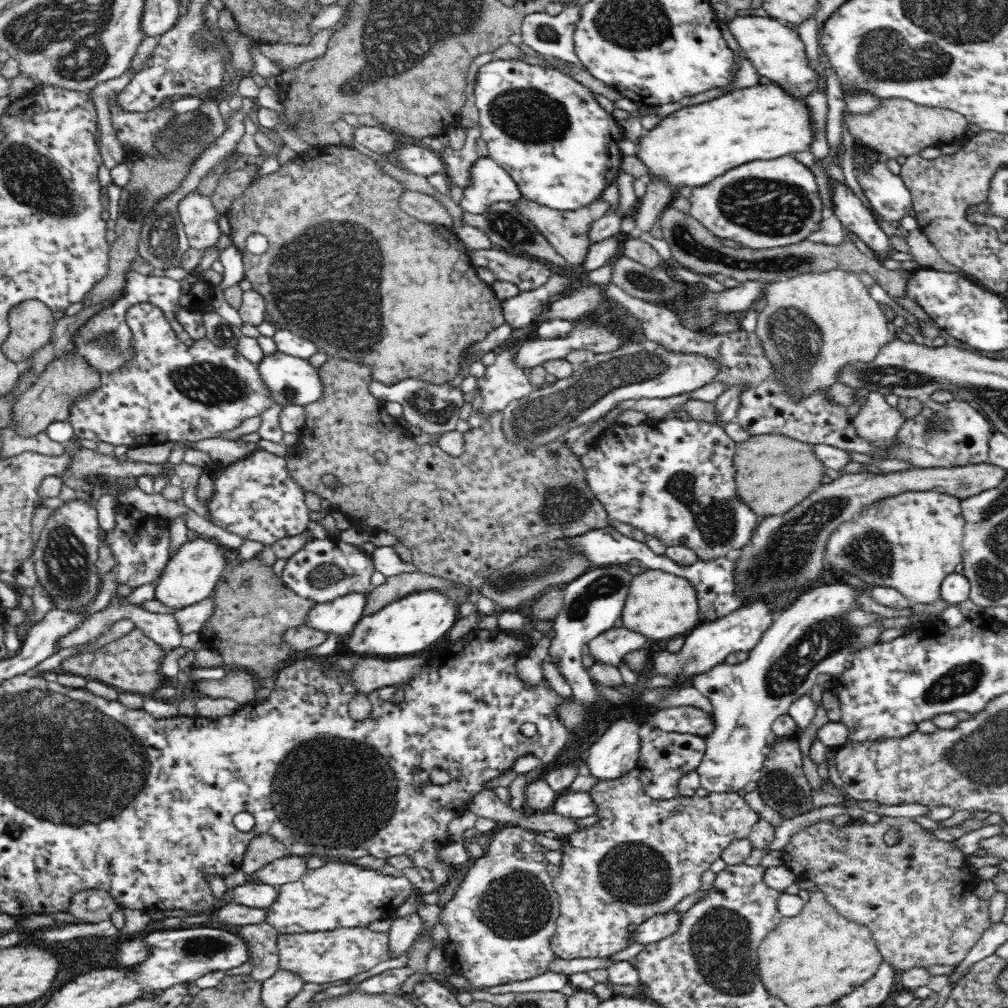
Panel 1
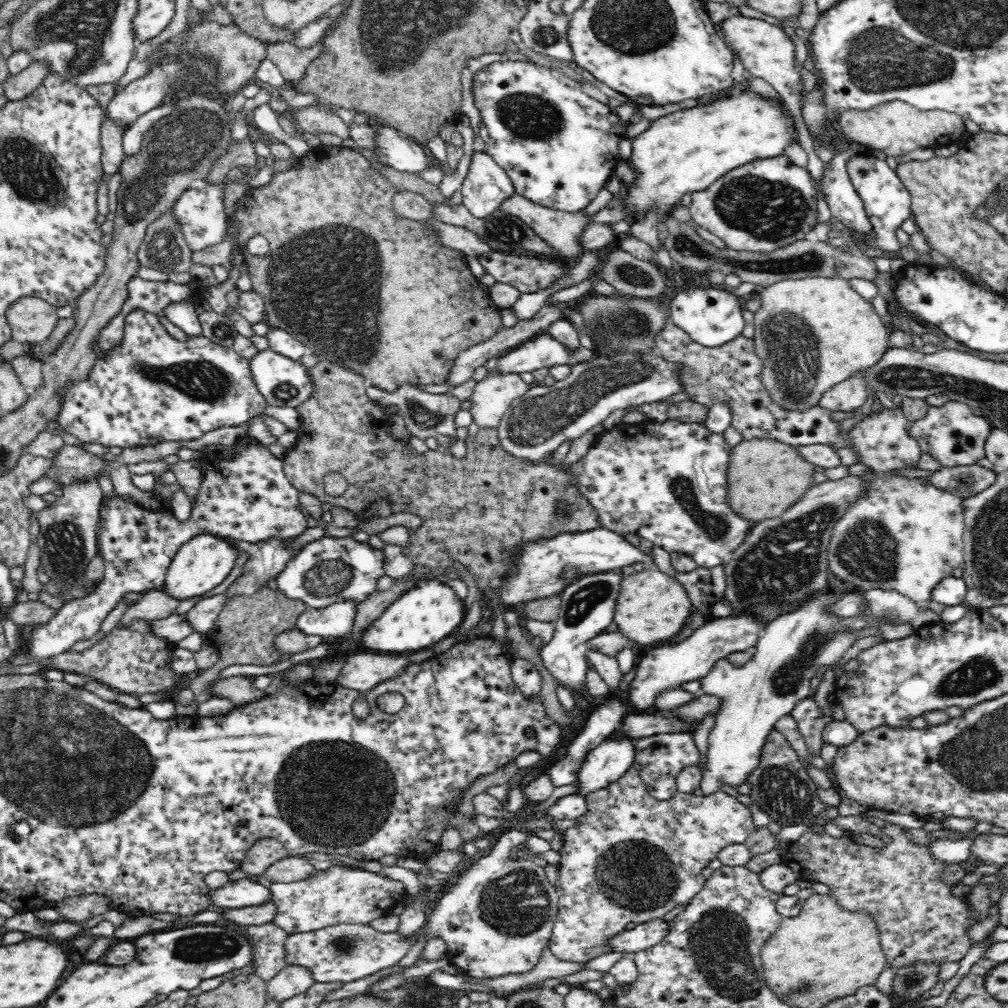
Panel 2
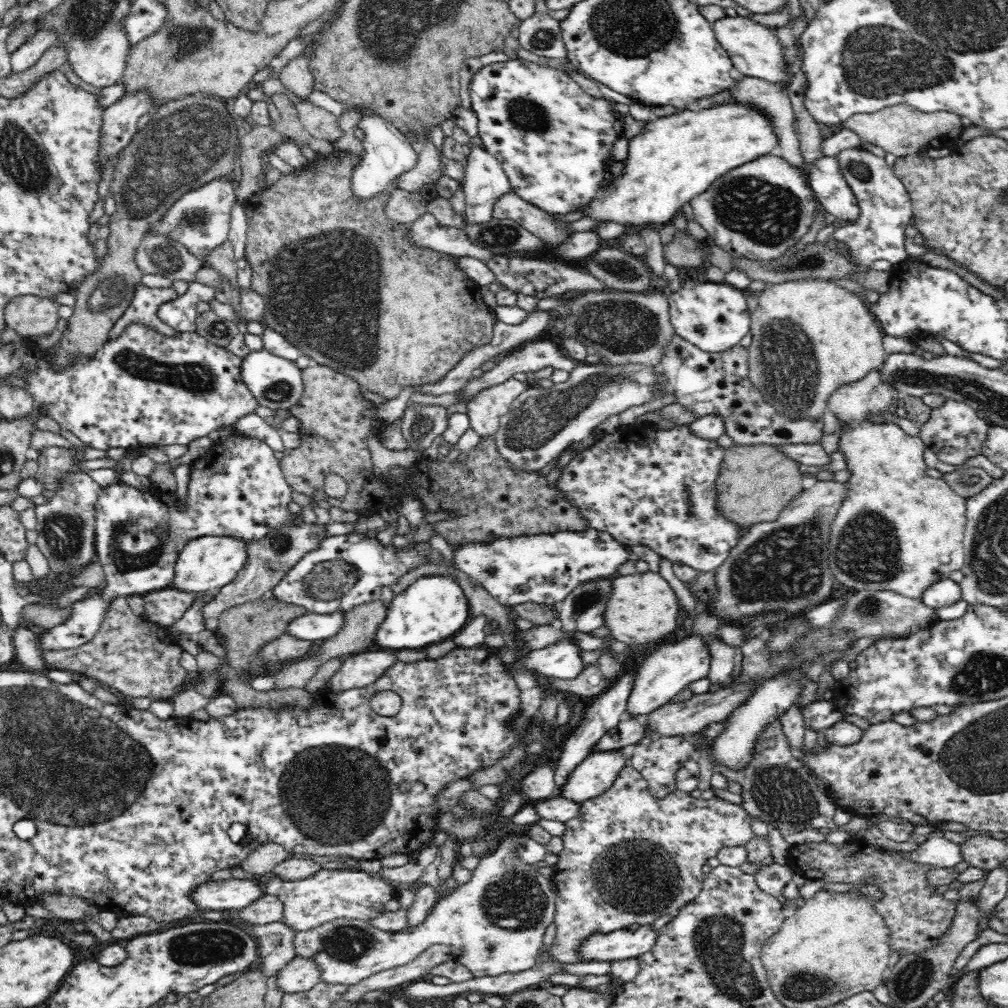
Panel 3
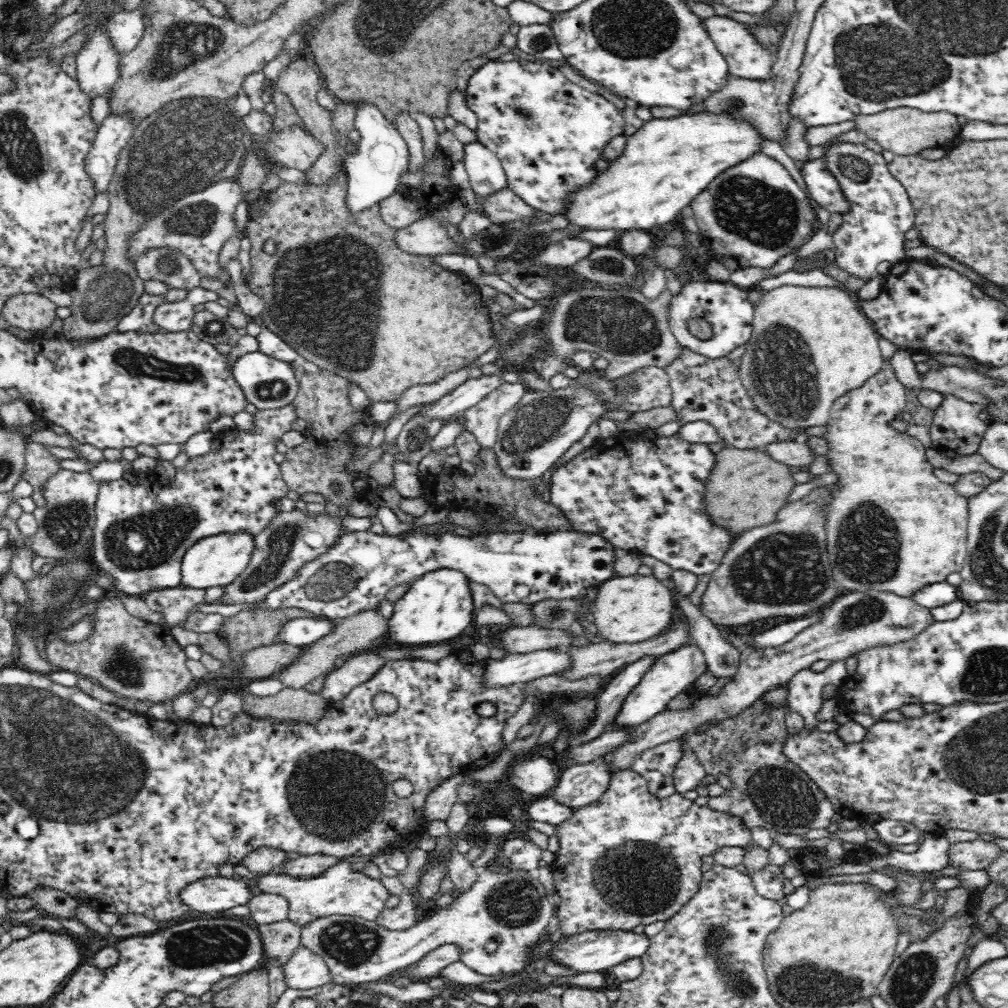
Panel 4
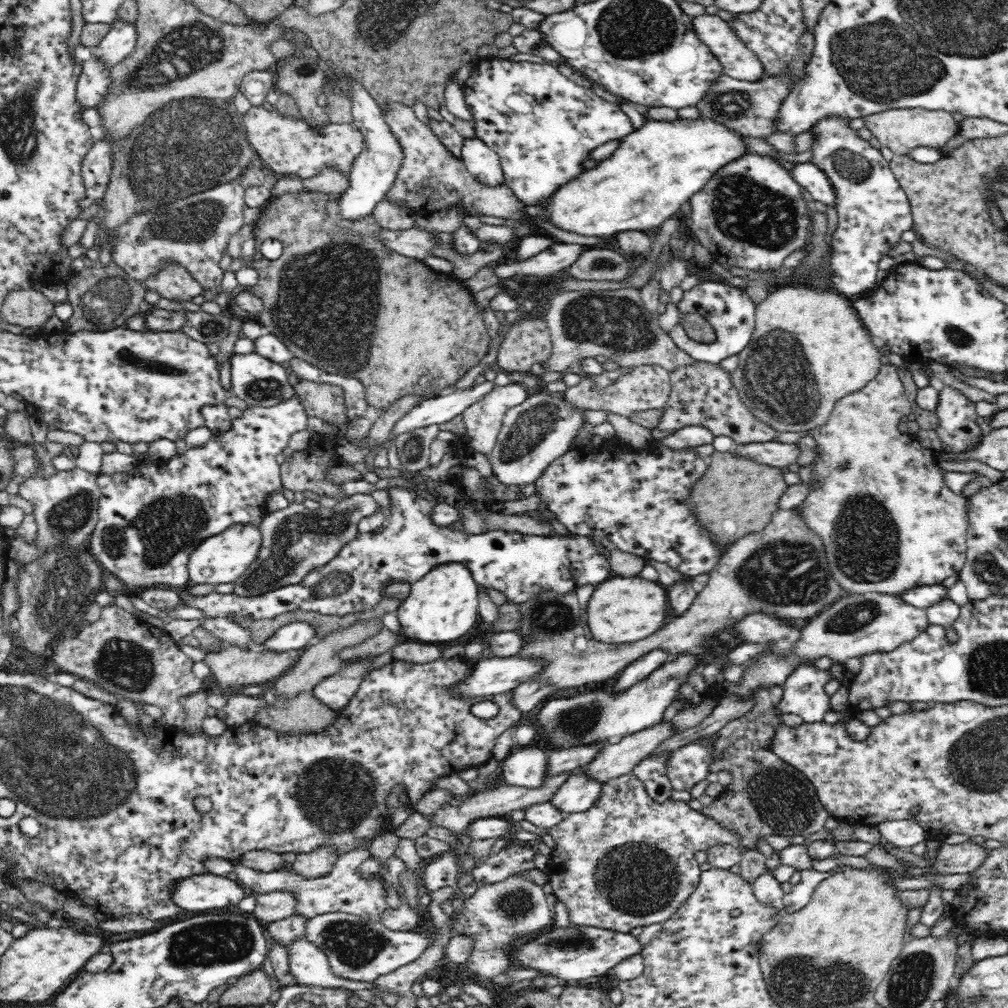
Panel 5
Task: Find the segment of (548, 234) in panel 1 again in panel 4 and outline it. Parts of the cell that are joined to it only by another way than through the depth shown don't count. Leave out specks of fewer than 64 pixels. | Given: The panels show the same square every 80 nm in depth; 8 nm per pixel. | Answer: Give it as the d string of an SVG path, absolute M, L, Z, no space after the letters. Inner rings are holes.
M507 186L491 194L477 196L478 202L484 206L492 223L512 222L515 220L528 221L535 212L518 195L514 194ZM484 197L484 200L479 200Z

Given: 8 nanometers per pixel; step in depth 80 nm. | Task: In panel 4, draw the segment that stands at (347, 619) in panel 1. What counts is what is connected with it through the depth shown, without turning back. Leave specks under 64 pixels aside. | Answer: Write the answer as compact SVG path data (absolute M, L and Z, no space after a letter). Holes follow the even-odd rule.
M312 614L304 618L295 618L280 628L275 643L294 646L302 650L328 635L332 628L330 621L312 617Z

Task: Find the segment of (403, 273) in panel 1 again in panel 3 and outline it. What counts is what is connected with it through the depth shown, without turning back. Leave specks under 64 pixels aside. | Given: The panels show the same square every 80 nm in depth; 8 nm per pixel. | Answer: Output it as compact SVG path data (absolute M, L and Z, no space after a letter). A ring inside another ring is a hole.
M334 150L333 153L329 155L321 155L317 154L318 156L326 156L324 159L320 160L320 163L324 166L320 166L318 170L312 168L310 164L308 168L304 170L298 170L296 176L282 176L278 182L276 182L271 187L267 189L260 190L260 192L252 195L245 201L246 205L246 212L247 212L247 239L245 241L245 258L250 263L252 269L252 277L251 277L251 289L256 291L258 294L262 295L265 300L265 312L261 316L262 323L268 329L272 329L280 334L285 339L288 339L292 343L292 345L298 347L302 355L309 356L309 358L313 358L317 364L326 365L336 372L345 374L350 378L354 379L356 383L358 383L363 390L370 391L372 393L376 393L380 395L384 400L390 400L392 398L396 398L400 391L403 388L408 386L417 386L418 384L428 384L428 382L438 382L441 378L444 378L444 375L450 370L453 369L462 359L463 356L474 350L476 347L483 347L487 345L493 339L493 326L495 324L496 315L488 306L485 305L482 295L480 294L480 286L474 282L473 279L470 279L464 271L460 270L452 261L452 255L446 253L436 252L430 249L422 249L420 247L416 247L416 245L412 245L408 239L406 239L406 228L407 225L405 224L398 224L390 221L388 217L386 217L386 213L384 213L384 206L386 206L386 202L388 202L389 193L380 193L371 199L366 201L360 201L360 199L356 199L354 197L354 193L352 193L352 176L355 170L355 167L359 164L359 157L355 156L354 153L347 153L344 151L336 151ZM314 272L332 272L334 276L320 276L320 274L314 274Z

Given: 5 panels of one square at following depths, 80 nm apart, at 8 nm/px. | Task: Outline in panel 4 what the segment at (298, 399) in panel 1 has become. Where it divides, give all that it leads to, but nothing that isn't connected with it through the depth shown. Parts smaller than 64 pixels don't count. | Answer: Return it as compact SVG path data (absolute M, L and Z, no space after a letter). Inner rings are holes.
M260 351L238 357L231 370L238 387L242 389L242 393L246 397L246 401L254 404L259 410L282 408L282 406L292 403L298 394L298 381L290 363L266 356Z

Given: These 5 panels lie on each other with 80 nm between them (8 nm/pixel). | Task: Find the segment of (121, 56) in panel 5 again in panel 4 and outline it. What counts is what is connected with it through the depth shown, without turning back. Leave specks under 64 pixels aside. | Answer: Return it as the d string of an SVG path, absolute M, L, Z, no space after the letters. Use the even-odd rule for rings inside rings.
M142 7L128 12L121 10L107 22L107 38L119 56L132 52L140 43L145 32L145 18Z

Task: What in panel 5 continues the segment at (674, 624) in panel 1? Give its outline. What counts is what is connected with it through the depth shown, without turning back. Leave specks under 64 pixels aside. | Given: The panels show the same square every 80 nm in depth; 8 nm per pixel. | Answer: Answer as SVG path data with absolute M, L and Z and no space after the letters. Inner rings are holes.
M613 575L611 579L600 583L591 594L585 608L585 622L593 640L604 644L634 643L654 634L664 626L666 620L667 589L661 584L648 582L641 576L621 577Z

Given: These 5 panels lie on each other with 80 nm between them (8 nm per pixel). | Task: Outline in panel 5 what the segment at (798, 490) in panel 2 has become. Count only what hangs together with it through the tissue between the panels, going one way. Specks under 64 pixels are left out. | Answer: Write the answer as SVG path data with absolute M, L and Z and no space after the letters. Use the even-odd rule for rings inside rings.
M715 450L708 458L708 468L704 476L696 480L684 504L709 533L709 540L725 549L740 538L760 534L770 518L779 511L780 496L788 488L783 479L784 472L785 469L758 464L730 451L722 453Z

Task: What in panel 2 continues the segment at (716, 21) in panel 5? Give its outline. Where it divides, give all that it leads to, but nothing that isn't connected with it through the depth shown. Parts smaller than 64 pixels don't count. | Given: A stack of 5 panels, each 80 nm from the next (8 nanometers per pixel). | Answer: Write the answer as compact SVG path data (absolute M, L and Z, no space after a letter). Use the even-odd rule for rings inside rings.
M743 15L731 16L721 24L722 38L731 49L733 55L736 55L740 63L744 65L747 76L762 80L765 85L773 88L776 94L786 102L786 109L790 112L790 117L792 117L792 127L796 132L797 141L808 156L806 169L812 175L815 183L818 182L824 172L824 165L814 153L812 138L801 113L800 104L803 87L800 73L798 73L796 64L794 64L795 45L792 40L779 25L768 24L764 20L756 20L756 18L748 18Z

